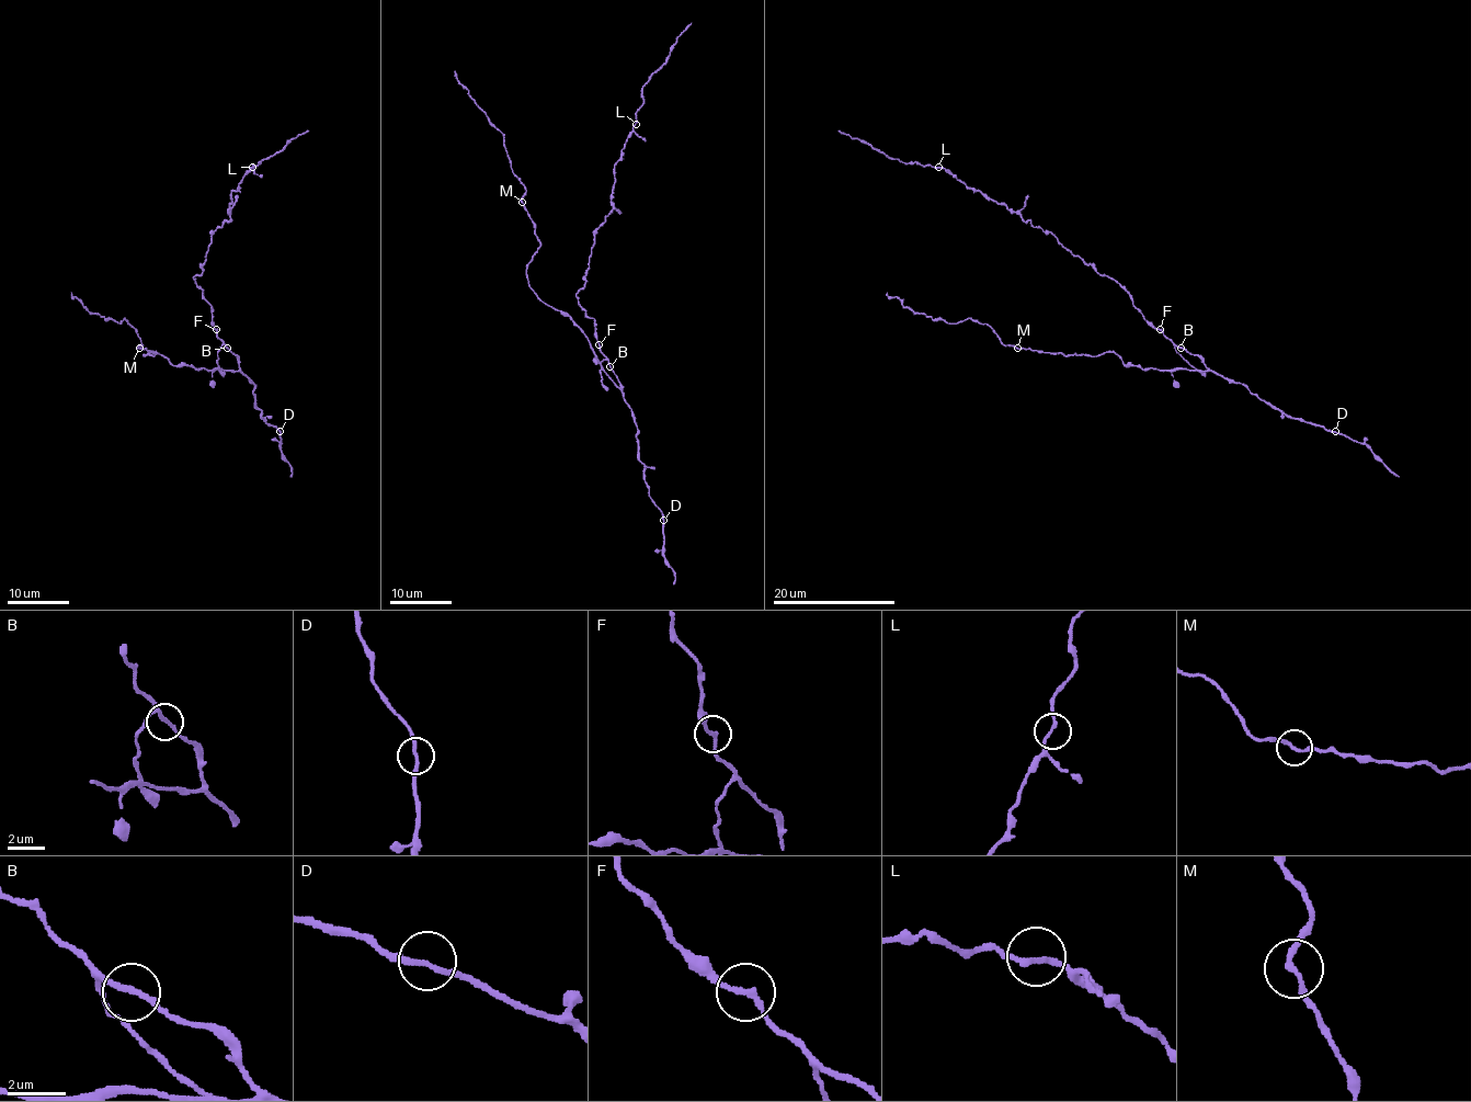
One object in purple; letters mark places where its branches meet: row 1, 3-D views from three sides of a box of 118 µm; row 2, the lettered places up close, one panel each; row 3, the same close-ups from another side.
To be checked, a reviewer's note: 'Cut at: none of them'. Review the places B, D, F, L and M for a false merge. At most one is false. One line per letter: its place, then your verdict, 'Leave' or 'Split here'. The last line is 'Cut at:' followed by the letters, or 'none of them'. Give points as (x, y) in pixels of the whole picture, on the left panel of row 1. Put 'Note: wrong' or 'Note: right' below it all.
B: Place: (227, 348). Leave
D: Place: (280, 431). Leave
F: Place: (216, 329). Leave
L: Place: (252, 167). Leave
M: Place: (139, 348). Leave
Cut at: none of them
Note: right

